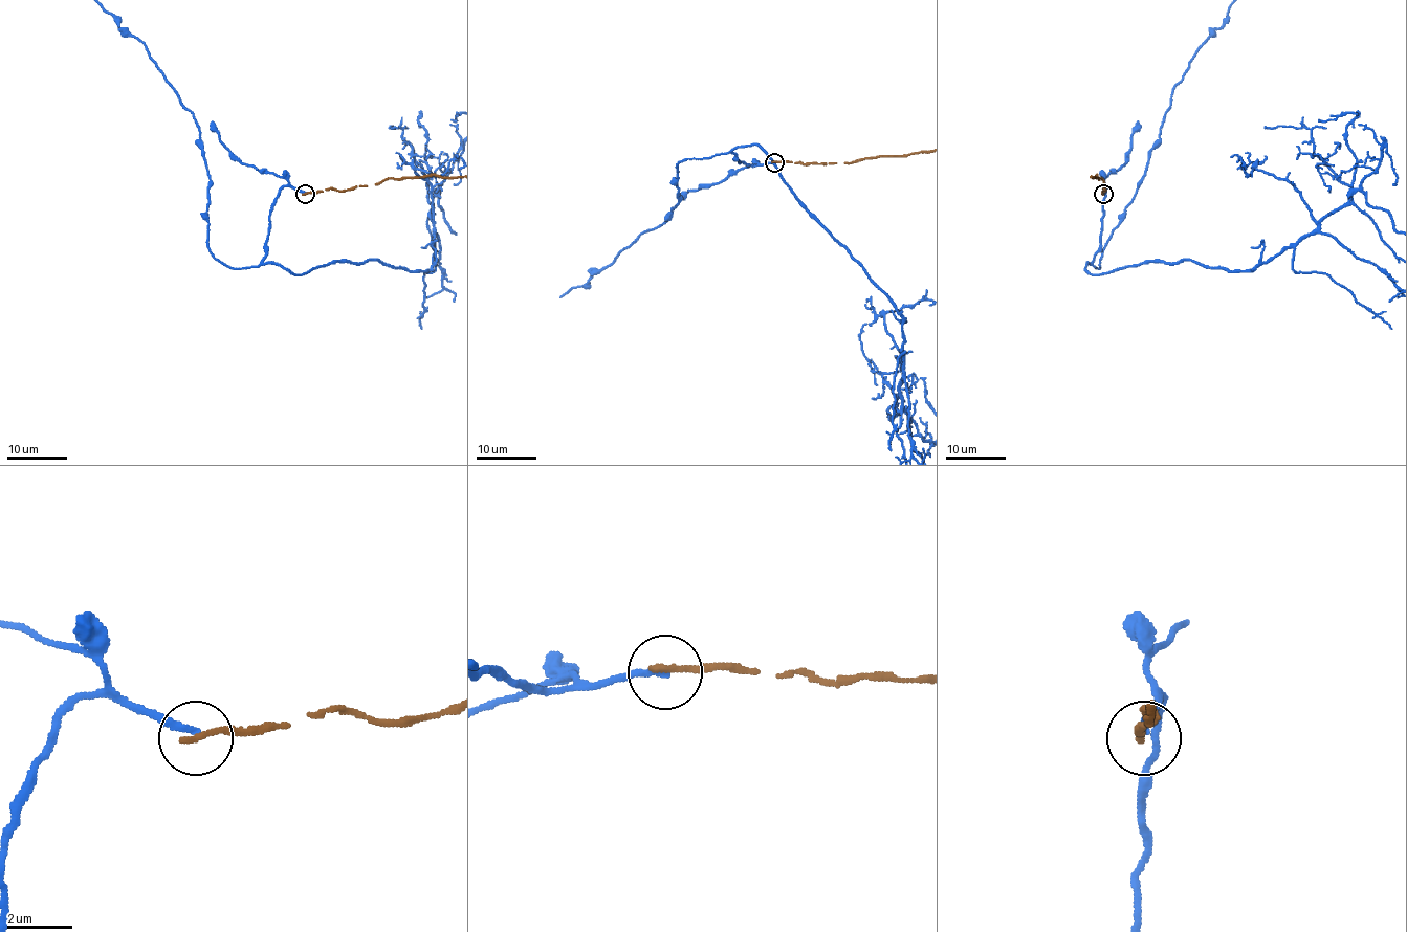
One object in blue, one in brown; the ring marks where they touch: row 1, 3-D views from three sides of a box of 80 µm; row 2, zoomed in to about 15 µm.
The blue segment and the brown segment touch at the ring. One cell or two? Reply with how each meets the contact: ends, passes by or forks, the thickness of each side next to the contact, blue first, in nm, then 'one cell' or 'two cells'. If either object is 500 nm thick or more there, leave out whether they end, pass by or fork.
blue ends | brown ends | 200/200 nm | two cells

